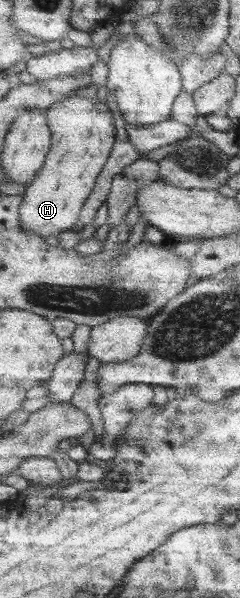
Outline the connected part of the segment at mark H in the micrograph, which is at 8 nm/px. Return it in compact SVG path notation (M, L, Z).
M71 96L63 103L55 103L49 113L50 124L54 131L54 144L51 155L48 155L46 166L38 173L37 179L31 182L25 193L22 205L22 224L26 231L38 233L41 237L60 237L61 233L78 229L86 203L94 194L107 162L112 156L117 139L117 127L113 113L99 99Z

